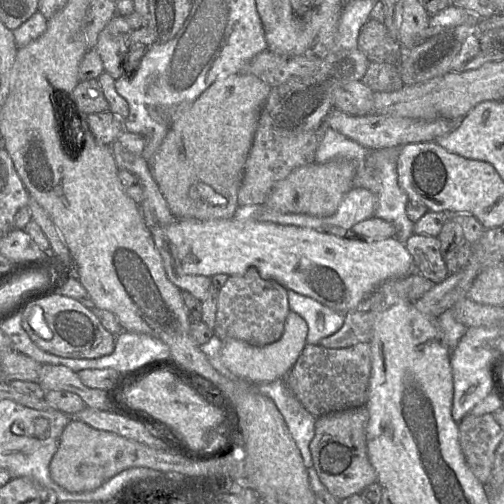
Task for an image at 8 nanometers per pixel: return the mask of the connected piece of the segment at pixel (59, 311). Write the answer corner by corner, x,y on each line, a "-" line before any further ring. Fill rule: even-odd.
60,293
31,303
22,315
22,327
31,340
51,354
74,359
95,359
110,355
115,336
107,331
93,311

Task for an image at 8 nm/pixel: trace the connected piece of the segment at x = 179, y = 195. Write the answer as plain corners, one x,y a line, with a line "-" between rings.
235,73
216,80
191,103
150,107
151,117
166,120
169,128
157,151
147,161
177,219
234,218
239,207
238,191
245,163
270,90
267,83
252,74

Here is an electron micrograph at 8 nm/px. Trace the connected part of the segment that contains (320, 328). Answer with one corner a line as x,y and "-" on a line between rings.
292,289
287,290
291,311
298,313
307,323
307,344
319,344
319,341
333,334
343,324
345,314
337,312
307,295

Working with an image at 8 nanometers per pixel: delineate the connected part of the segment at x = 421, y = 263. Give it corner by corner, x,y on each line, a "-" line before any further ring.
413,232
405,247
413,257
415,271
423,277
436,284
448,276
438,237

